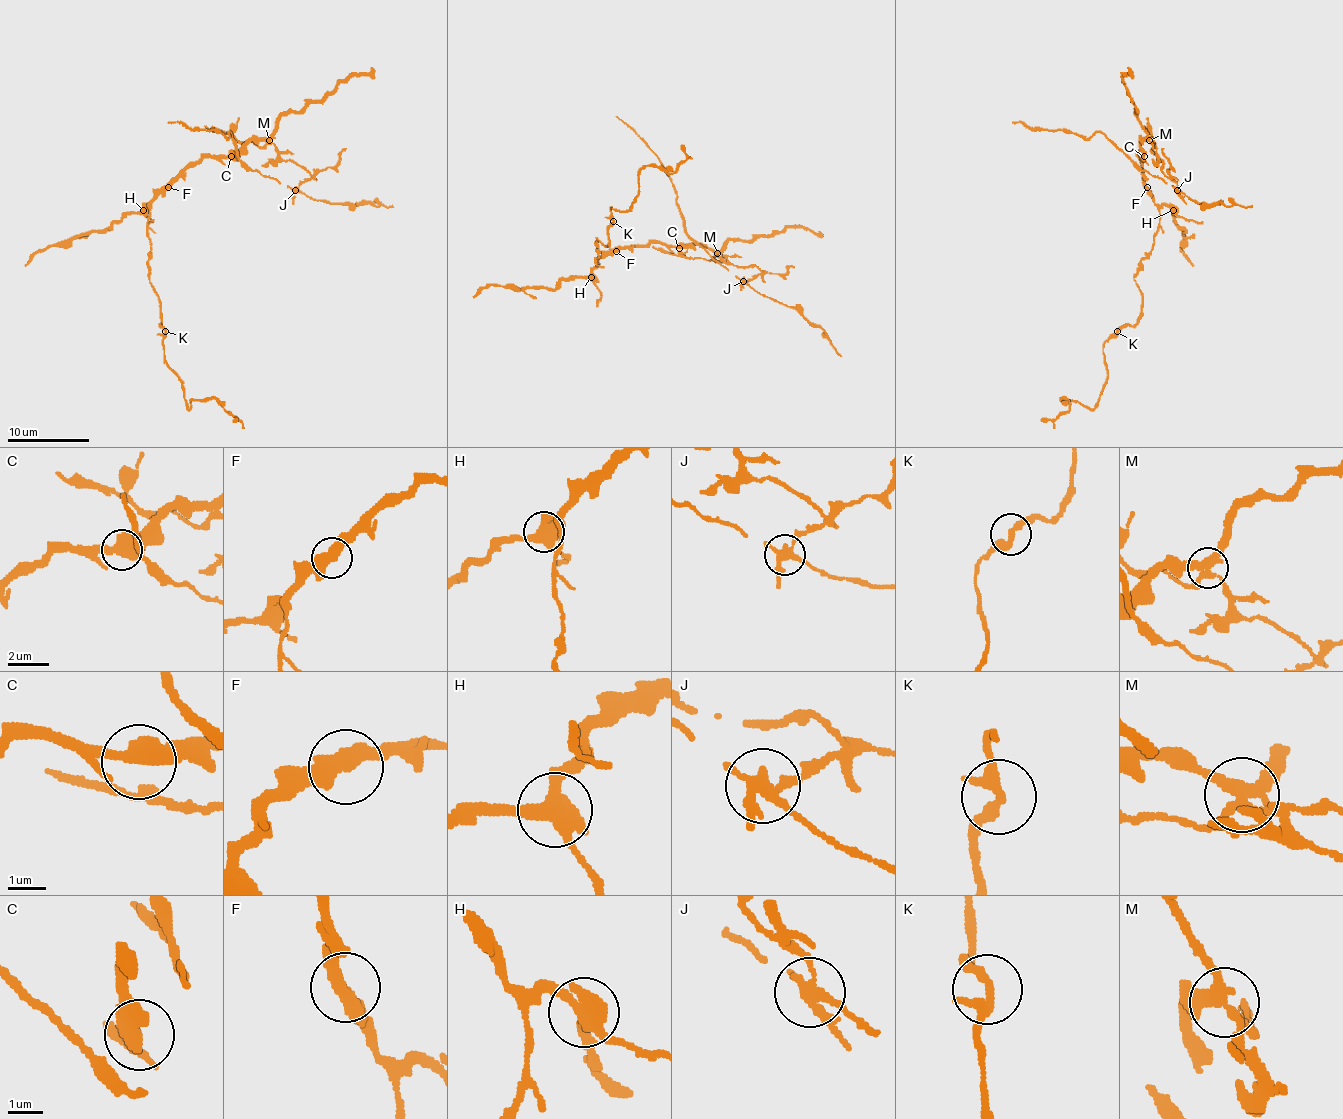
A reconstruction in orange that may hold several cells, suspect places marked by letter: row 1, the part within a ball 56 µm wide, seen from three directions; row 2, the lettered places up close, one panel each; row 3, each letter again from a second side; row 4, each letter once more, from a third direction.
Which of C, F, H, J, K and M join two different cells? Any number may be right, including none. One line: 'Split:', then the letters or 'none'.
Split: H, J, M

